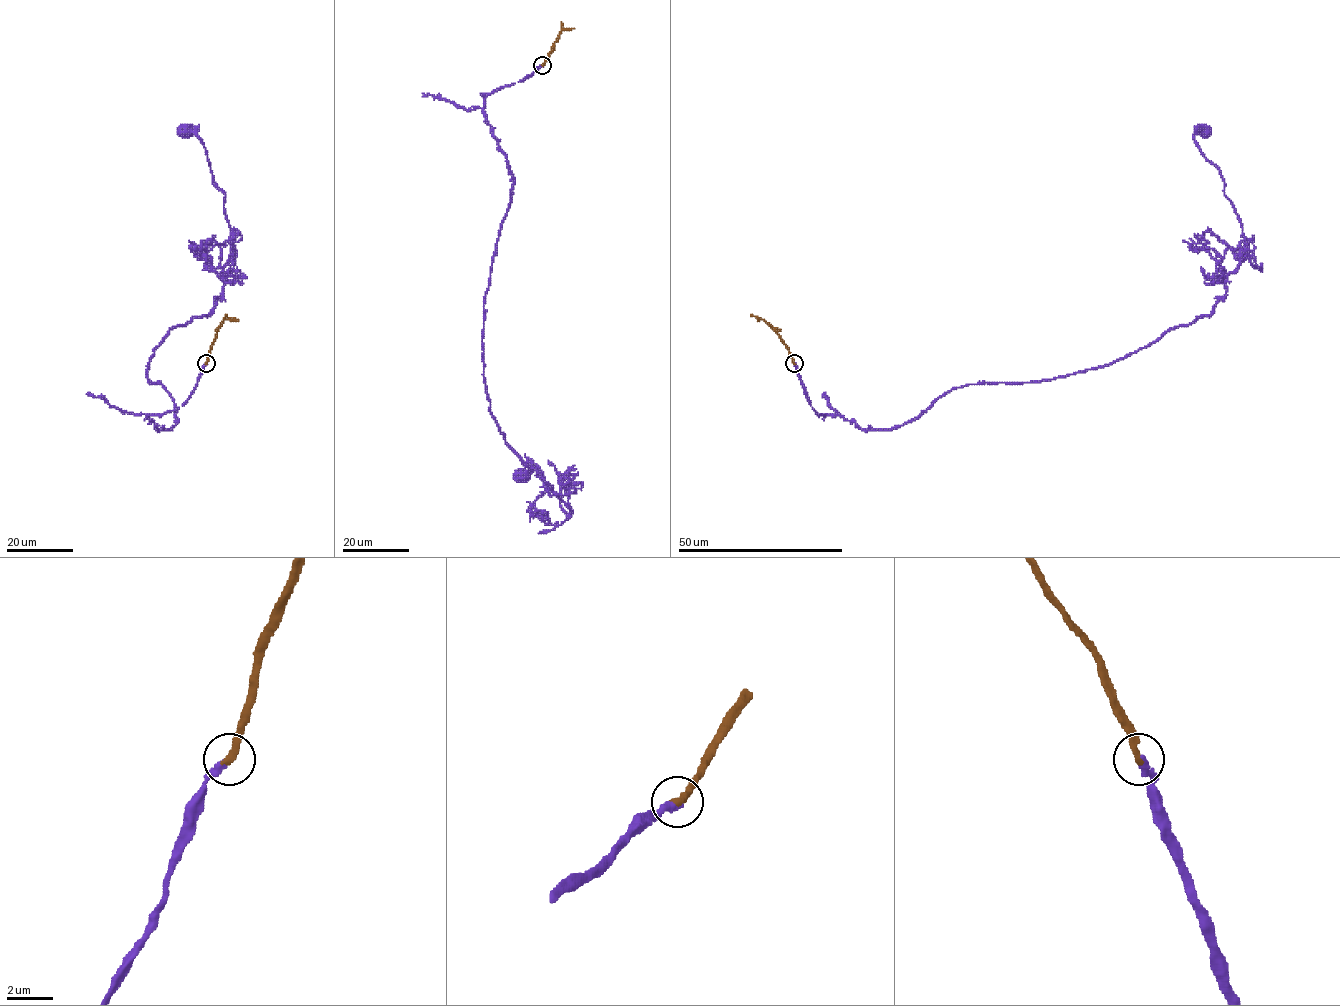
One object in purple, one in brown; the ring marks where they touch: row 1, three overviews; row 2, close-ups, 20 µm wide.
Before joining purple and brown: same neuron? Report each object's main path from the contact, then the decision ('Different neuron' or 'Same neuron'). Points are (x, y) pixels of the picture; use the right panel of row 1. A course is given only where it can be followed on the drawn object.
Course of purple: (794, 364), (818, 414), (885, 430), (954, 388), (1101, 368), (1208, 316), (1247, 244), (1194, 138), (1203, 131). Course of brown: (794, 364), (780, 336), (760, 319), (757, 320). Same neuron

